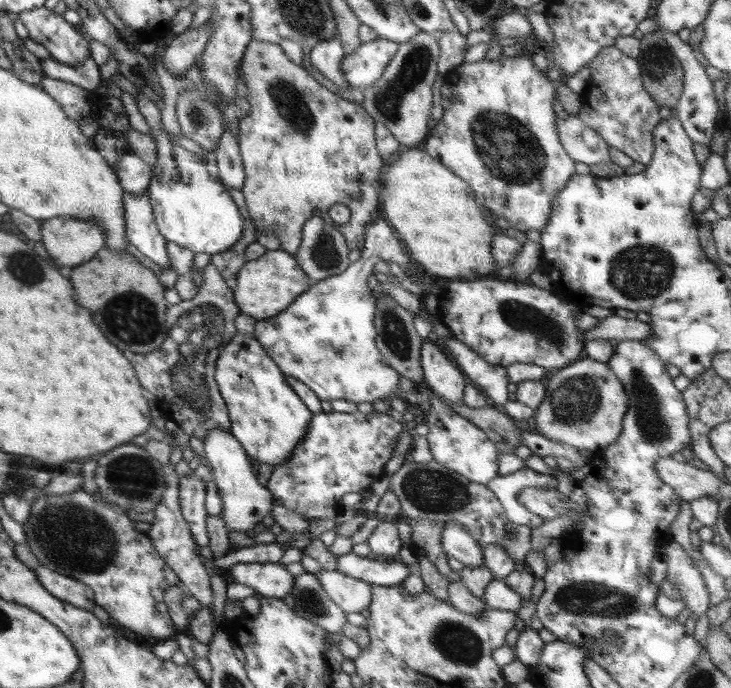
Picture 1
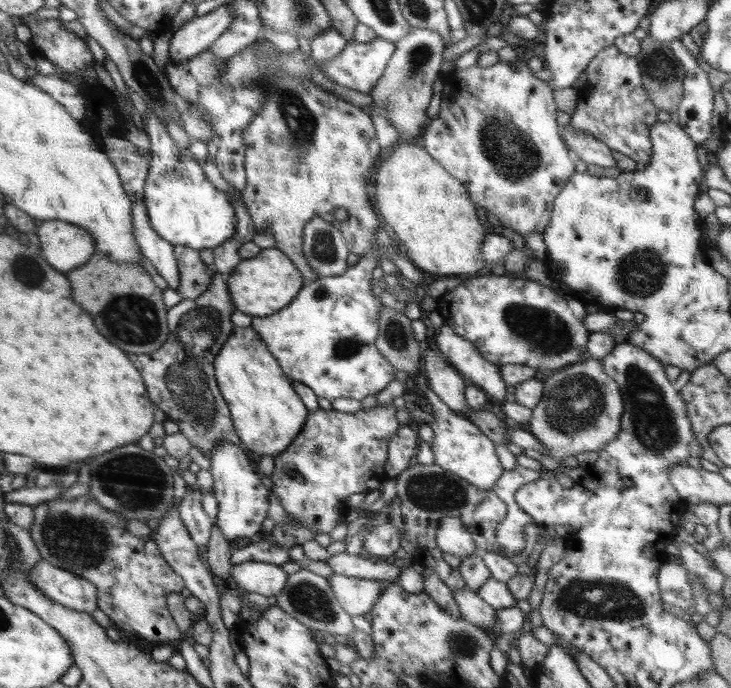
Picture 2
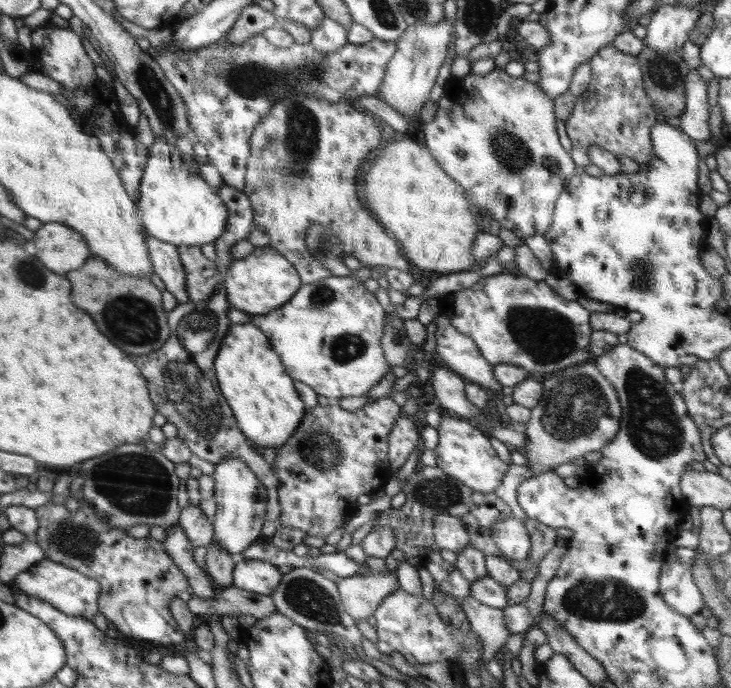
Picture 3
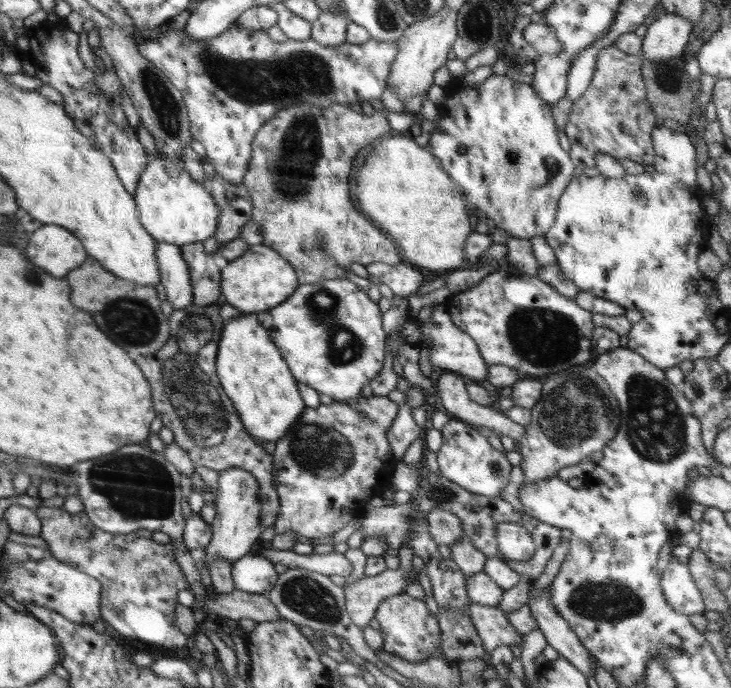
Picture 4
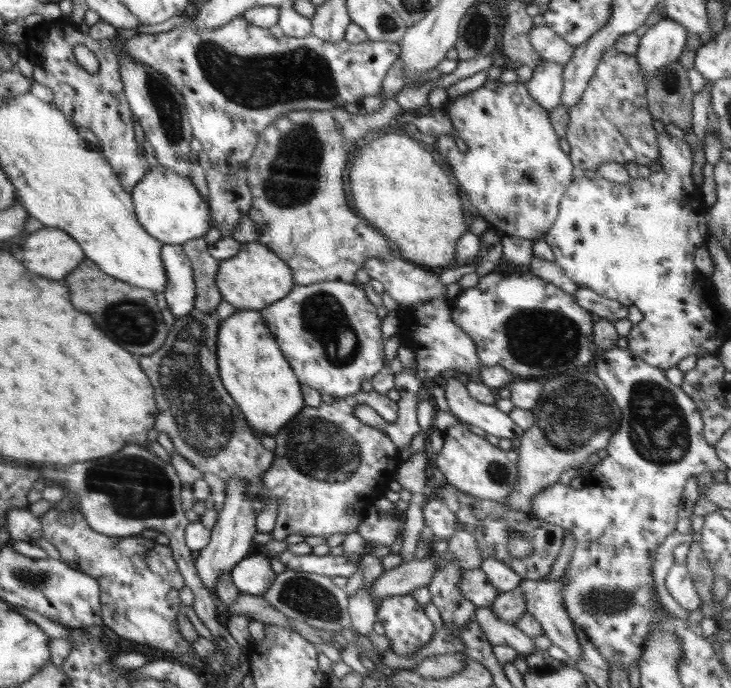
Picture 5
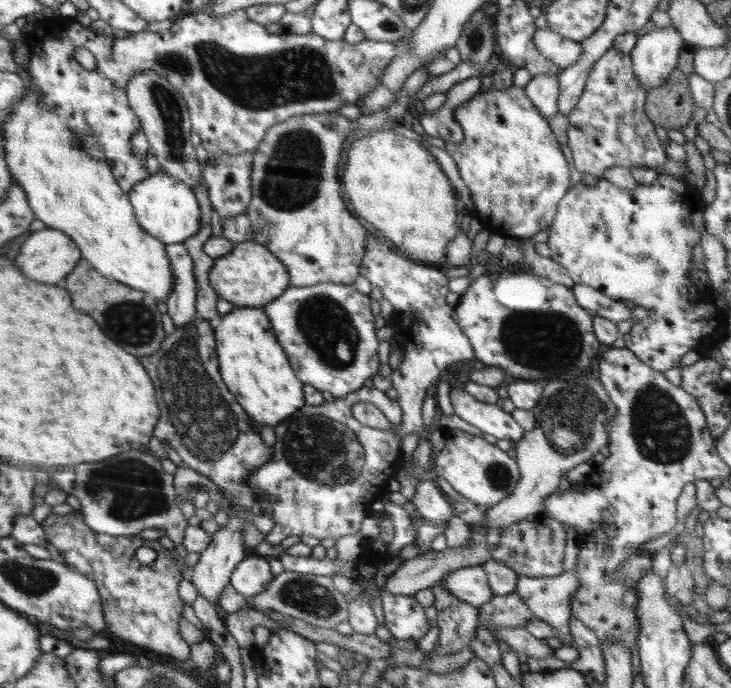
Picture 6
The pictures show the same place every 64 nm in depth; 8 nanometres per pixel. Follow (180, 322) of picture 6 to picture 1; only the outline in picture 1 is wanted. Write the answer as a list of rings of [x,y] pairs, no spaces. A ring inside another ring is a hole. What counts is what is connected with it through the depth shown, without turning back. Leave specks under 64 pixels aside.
[[[122,191],[124,220],[126,220],[126,240],[134,244],[144,256],[159,264],[160,268],[171,267],[166,240],[154,223],[154,211],[148,193],[128,193]]]

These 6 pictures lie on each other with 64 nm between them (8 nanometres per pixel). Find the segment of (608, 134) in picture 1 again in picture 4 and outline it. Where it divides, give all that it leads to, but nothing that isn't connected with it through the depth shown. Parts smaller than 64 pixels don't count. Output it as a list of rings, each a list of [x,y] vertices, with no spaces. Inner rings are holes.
[[[612,45],[603,46],[596,58],[596,65],[590,86],[573,102],[564,132],[571,144],[569,158],[575,168],[592,168],[598,153],[616,159],[628,158],[640,165],[652,165],[654,144],[652,129],[656,126],[656,112],[647,100],[644,81],[641,76],[640,55],[625,54]]]

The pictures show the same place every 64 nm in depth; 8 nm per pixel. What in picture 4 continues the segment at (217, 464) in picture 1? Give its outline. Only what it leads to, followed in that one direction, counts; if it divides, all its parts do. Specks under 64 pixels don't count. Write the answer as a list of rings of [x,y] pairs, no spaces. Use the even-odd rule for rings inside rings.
[[[228,467],[218,473],[218,499],[215,500],[216,517],[211,523],[213,538],[206,546],[203,563],[209,570],[214,559],[228,559],[234,563],[250,554],[254,543],[261,538],[261,511],[258,494],[260,485],[254,475],[240,467]]]

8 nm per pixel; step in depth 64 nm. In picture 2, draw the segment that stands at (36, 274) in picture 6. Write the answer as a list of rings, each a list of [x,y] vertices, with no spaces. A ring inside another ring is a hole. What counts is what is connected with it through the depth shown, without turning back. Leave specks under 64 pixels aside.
[[[43,221],[36,234],[40,240],[40,253],[46,262],[63,274],[81,267],[96,253],[92,233],[66,221]]]

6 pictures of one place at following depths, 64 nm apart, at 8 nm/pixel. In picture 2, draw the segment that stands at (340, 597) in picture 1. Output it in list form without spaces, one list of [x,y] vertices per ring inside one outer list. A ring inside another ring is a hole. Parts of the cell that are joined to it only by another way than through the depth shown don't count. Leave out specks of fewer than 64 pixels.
[[[336,573],[328,576],[327,582],[344,612],[350,616],[364,616],[370,612],[374,603],[378,601],[381,591],[389,585],[388,583]]]

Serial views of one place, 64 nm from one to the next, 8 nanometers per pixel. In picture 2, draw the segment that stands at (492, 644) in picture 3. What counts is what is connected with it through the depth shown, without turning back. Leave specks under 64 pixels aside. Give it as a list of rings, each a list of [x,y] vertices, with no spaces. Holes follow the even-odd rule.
[[[470,590],[453,592],[453,598],[460,610],[462,617],[486,631],[494,631],[496,609],[482,600],[480,596]]]

